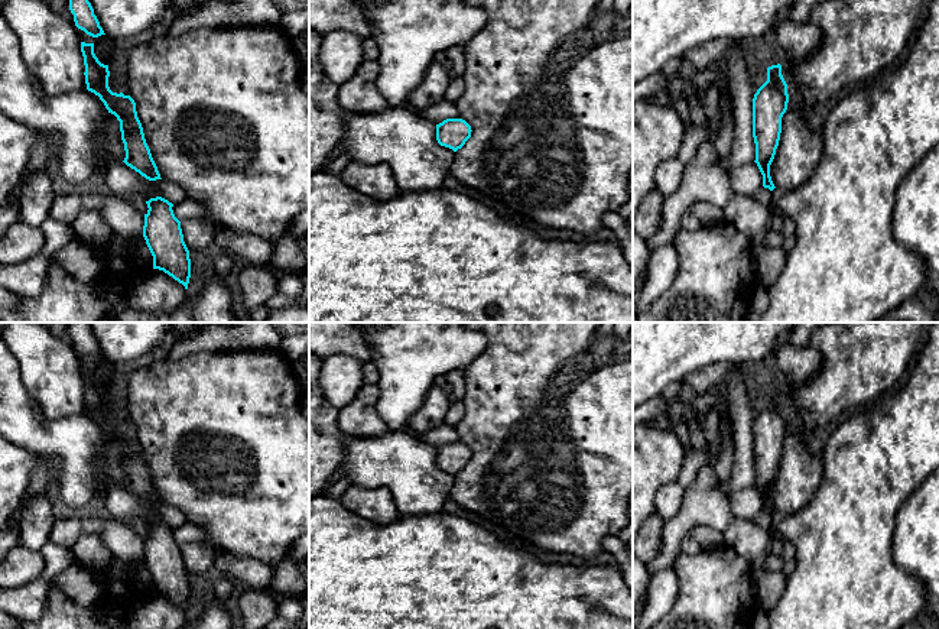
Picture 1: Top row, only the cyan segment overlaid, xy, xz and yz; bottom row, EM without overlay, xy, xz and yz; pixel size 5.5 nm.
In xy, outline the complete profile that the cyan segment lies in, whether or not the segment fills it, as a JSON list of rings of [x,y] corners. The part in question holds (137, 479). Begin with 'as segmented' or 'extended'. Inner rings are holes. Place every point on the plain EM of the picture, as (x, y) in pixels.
as segmented; [[[81,366],[81,376],[85,389],[87,414],[98,419],[108,437],[114,438],[120,445],[121,464],[126,474],[123,486],[149,505],[162,503],[146,467],[134,424],[130,419],[110,414],[108,389],[98,385],[94,377],[94,367]]]

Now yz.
as segmented; [[[782,389],[767,392],[767,405],[753,422],[753,461],[756,467],[756,487],[763,499],[763,510],[773,515],[776,510],[770,500],[782,457],[782,441],[787,434],[787,408],[782,399]]]

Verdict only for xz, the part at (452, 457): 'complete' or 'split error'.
complete

